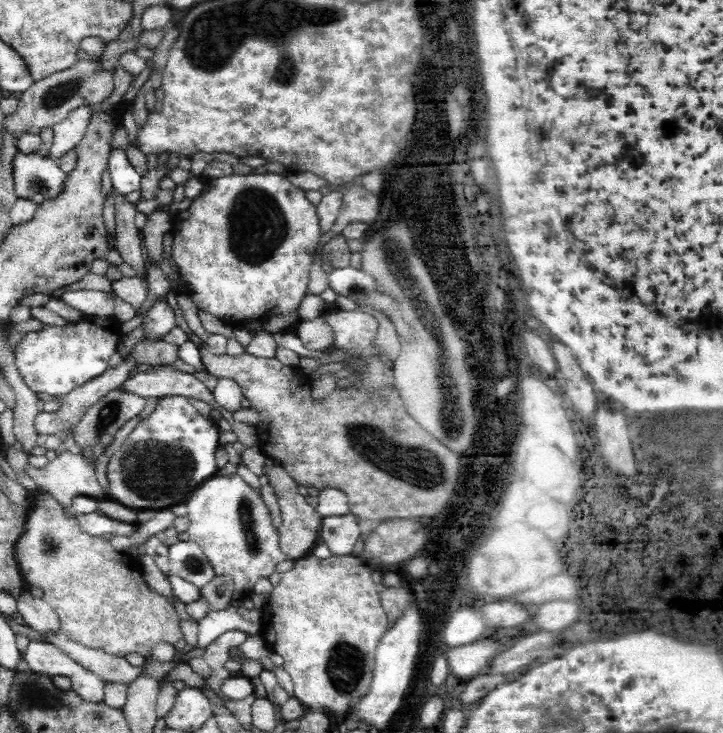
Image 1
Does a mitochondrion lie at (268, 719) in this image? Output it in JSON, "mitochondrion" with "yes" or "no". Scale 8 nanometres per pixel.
{"mitochondrion":"no"}

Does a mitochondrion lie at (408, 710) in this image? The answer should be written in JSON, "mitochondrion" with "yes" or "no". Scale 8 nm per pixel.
{"mitochondrion":"no"}

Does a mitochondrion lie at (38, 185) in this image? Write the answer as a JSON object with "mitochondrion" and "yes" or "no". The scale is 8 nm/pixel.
{"mitochondrion":"yes"}

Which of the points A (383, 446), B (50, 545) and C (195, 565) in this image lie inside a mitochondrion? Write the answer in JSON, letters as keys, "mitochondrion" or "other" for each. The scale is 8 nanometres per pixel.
{"A":"mitochondrion","B":"mitochondrion","C":"mitochondrion"}

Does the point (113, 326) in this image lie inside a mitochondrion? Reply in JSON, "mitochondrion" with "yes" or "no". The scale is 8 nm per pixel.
{"mitochondrion":"no"}

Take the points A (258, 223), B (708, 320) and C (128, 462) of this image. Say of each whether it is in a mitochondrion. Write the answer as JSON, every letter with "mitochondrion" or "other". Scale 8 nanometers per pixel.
{"A":"mitochondrion","B":"other","C":"mitochondrion"}

